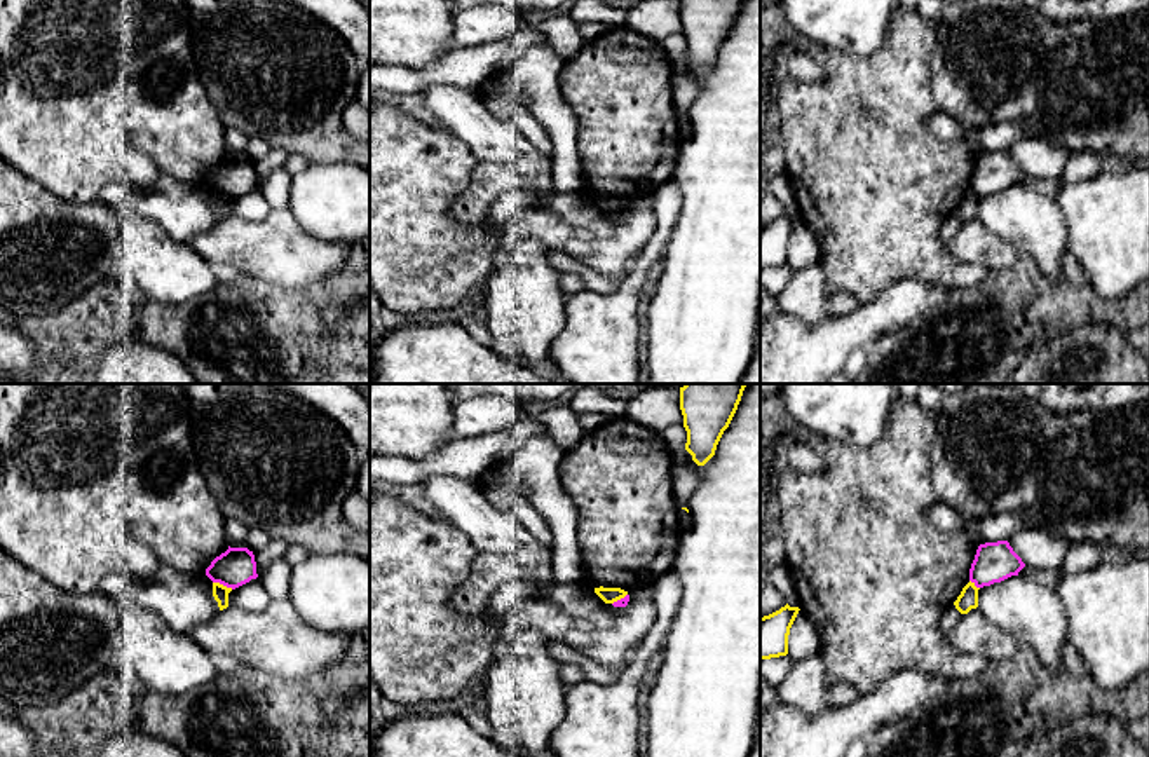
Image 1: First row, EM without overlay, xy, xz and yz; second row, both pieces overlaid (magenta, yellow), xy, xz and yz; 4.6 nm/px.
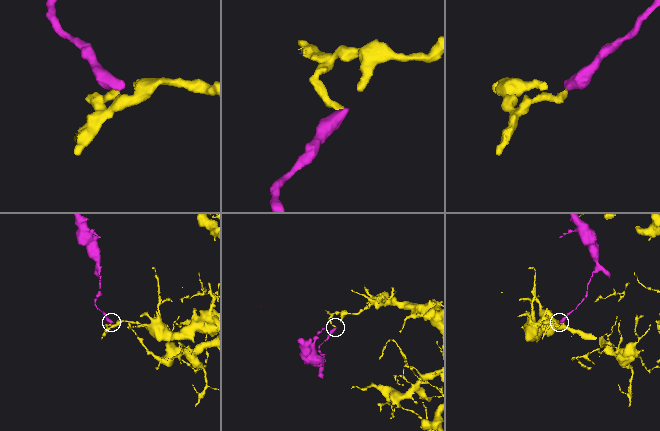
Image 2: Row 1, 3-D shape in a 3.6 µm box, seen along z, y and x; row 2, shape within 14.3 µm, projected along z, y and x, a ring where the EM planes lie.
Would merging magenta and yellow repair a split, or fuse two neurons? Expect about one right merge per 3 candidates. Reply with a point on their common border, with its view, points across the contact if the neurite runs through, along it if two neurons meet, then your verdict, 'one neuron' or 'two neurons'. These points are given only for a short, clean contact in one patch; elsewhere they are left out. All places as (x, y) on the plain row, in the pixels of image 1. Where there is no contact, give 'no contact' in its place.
xy (224, 194) | along xy (213, 190), (232, 197) | two neurons

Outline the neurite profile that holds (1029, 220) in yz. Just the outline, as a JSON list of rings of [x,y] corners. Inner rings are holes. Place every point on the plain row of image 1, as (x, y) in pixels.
[[[1011,185],[980,197],[976,218],[989,232],[1029,255],[1051,286],[1064,279],[1067,227],[1055,199]]]

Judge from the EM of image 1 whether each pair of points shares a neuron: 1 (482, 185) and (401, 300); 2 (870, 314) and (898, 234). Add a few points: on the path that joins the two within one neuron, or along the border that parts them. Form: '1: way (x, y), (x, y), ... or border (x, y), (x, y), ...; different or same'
1: border (471, 182), (452, 201), (448, 210), (464, 227); different
2: border (916, 278), (897, 279), (860, 304); different

